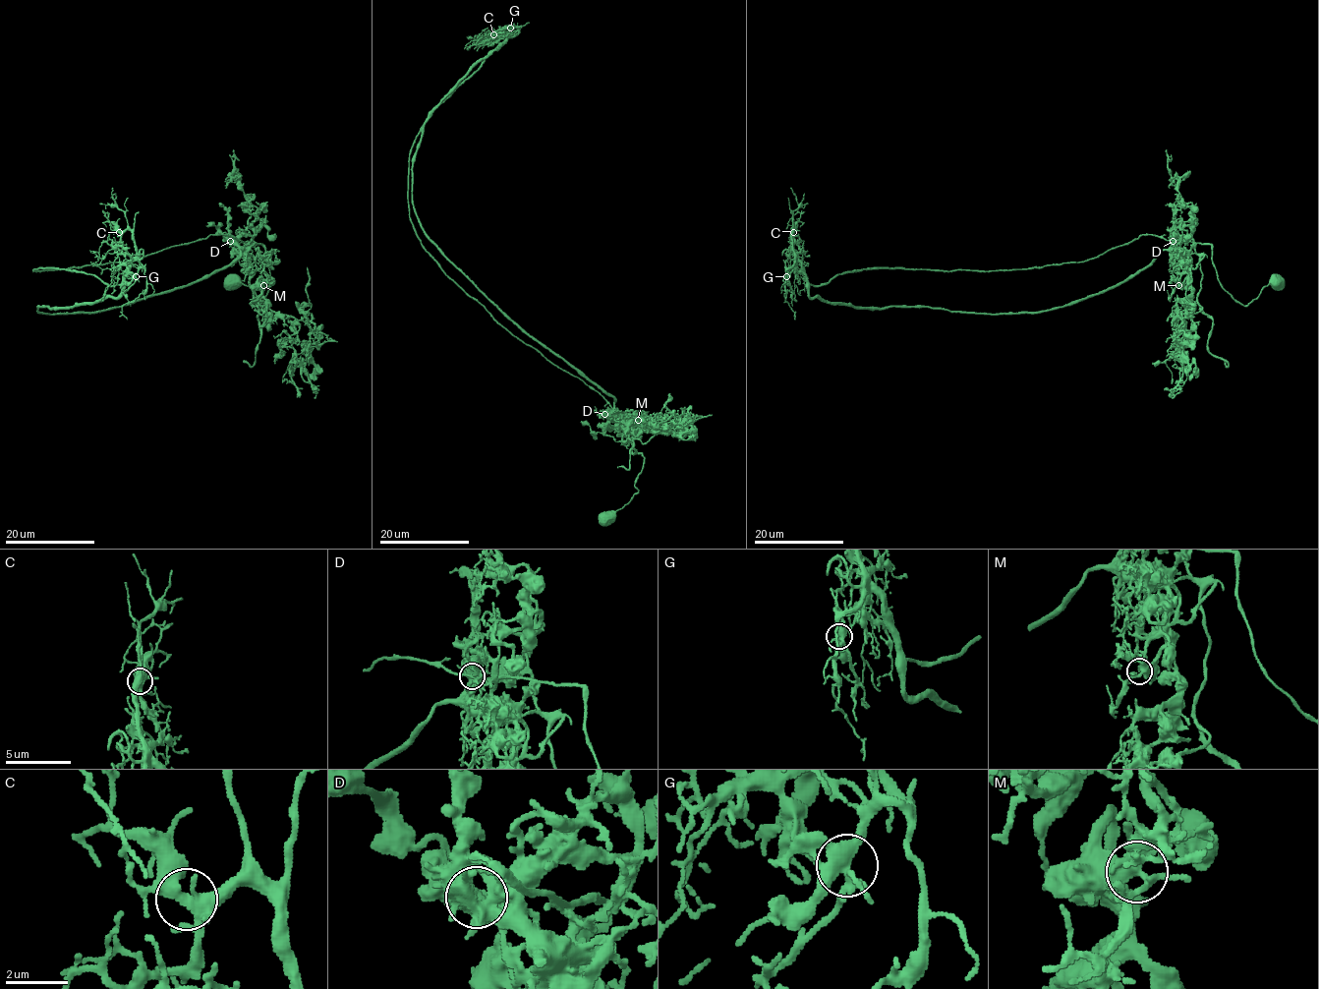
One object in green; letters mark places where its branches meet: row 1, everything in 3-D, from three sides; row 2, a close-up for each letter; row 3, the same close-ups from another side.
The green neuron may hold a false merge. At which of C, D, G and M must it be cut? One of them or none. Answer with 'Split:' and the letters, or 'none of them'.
Split: D

